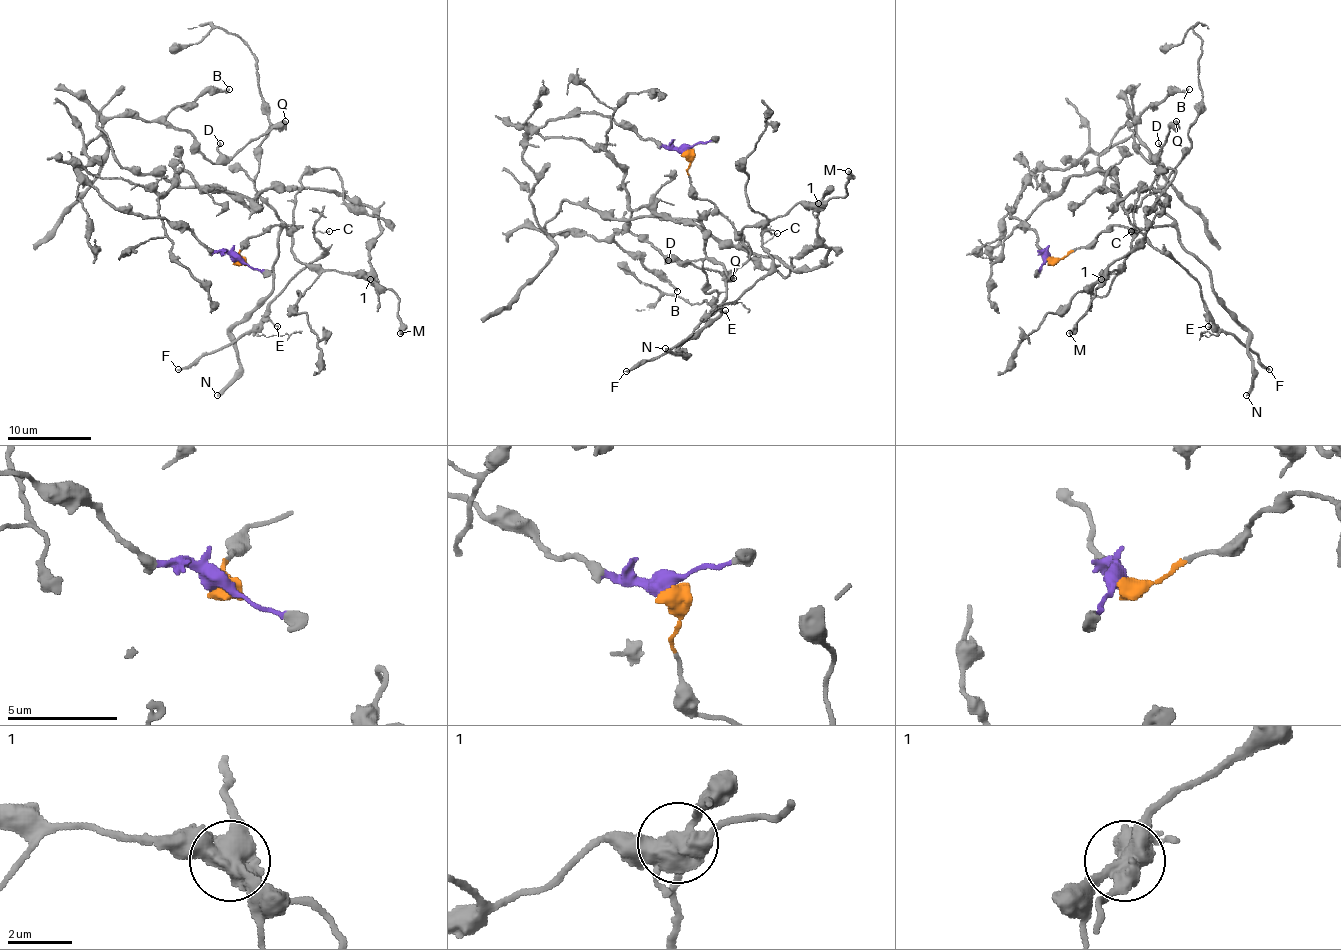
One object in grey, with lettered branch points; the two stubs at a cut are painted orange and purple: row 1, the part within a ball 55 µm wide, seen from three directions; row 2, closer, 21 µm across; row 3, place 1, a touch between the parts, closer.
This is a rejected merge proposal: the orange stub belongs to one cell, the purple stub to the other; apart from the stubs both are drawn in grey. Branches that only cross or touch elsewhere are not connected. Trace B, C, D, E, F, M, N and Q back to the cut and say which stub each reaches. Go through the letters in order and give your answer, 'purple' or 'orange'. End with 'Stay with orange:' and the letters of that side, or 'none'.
B: purple
C: orange
D: purple
E: orange
F: orange
M: orange
N: orange
Q: purple
Stay with orange: C, E, F, M, N

